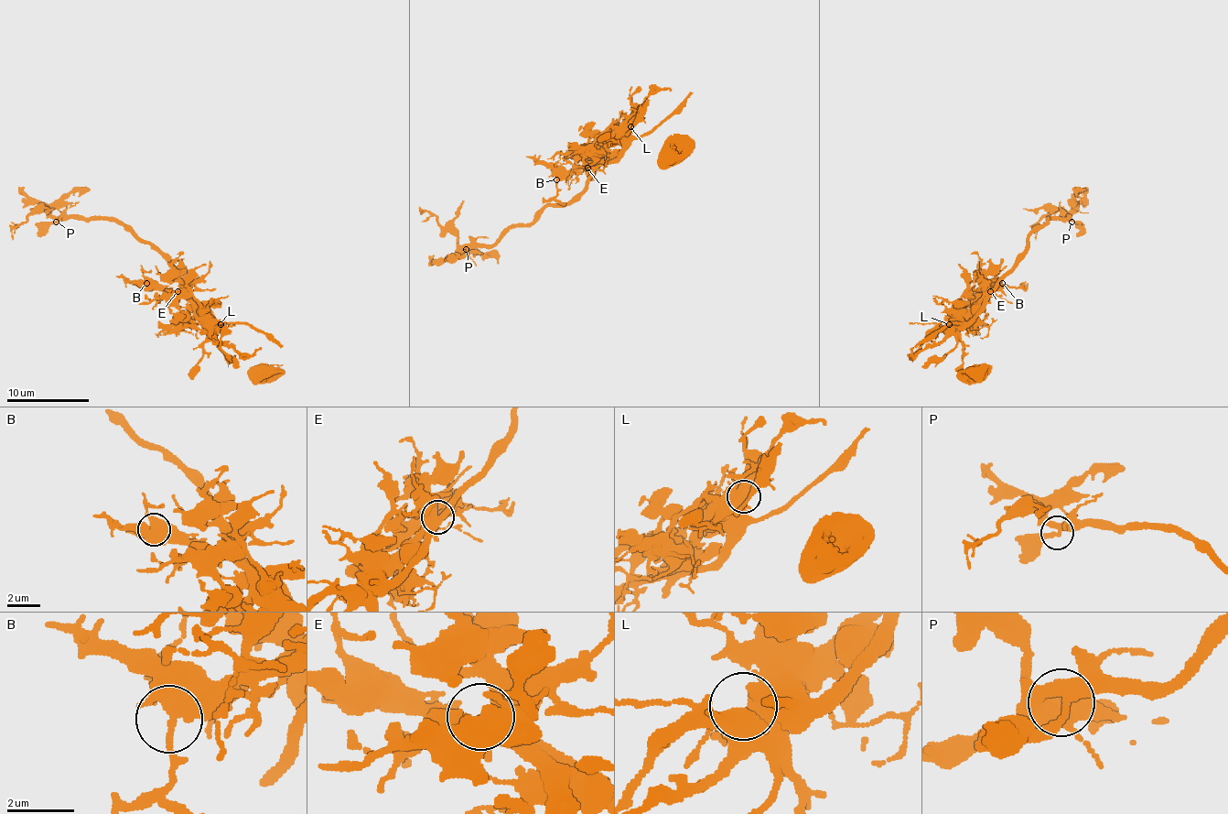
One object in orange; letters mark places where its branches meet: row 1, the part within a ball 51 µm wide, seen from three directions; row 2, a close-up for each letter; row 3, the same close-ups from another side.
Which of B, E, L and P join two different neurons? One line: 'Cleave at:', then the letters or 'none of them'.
Cleave at: none of them

